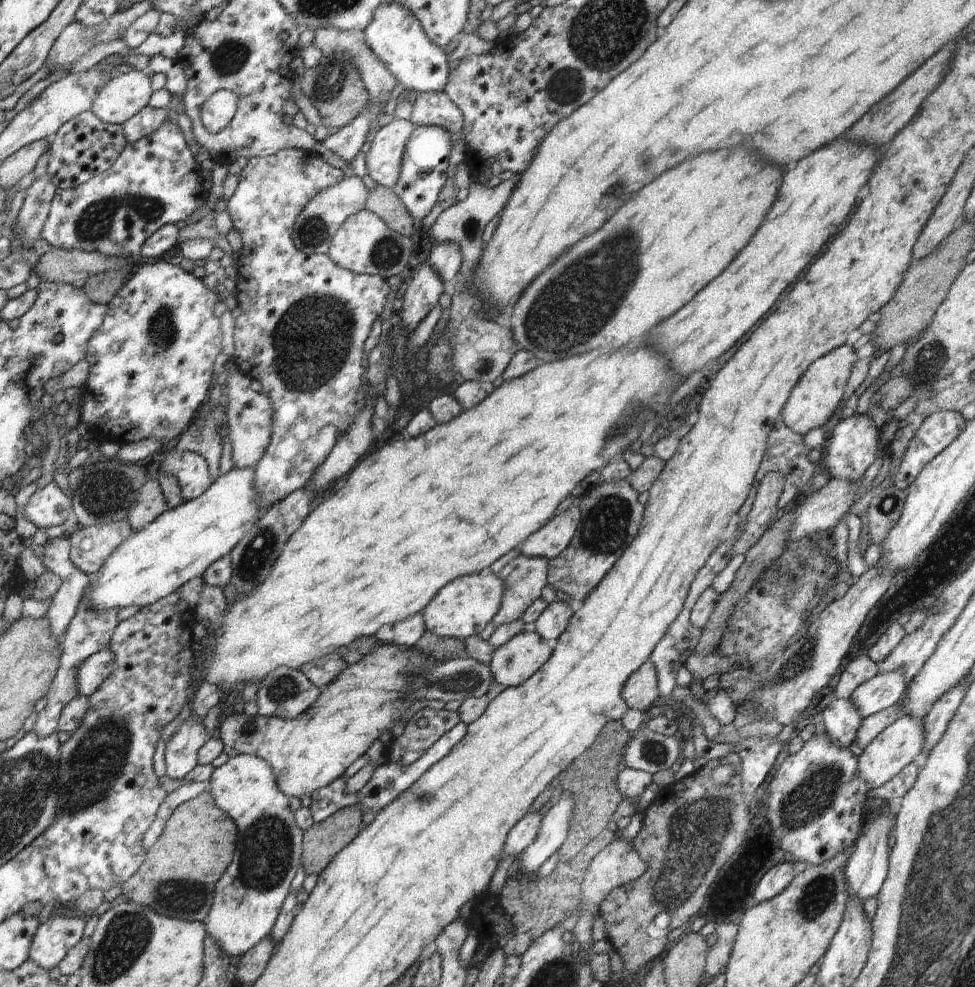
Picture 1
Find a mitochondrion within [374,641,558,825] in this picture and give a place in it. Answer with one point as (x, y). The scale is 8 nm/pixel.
(467, 681)

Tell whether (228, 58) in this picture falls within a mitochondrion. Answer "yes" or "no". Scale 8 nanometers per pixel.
yes

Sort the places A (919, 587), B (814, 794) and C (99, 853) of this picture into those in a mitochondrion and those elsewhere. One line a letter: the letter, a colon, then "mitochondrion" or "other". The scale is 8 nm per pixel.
A: other
B: mitochondrion
C: other

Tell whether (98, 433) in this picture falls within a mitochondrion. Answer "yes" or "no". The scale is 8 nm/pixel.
no

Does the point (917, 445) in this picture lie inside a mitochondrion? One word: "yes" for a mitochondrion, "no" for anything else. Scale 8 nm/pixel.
no

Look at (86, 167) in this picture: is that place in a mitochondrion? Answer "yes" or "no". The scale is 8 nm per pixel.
no

